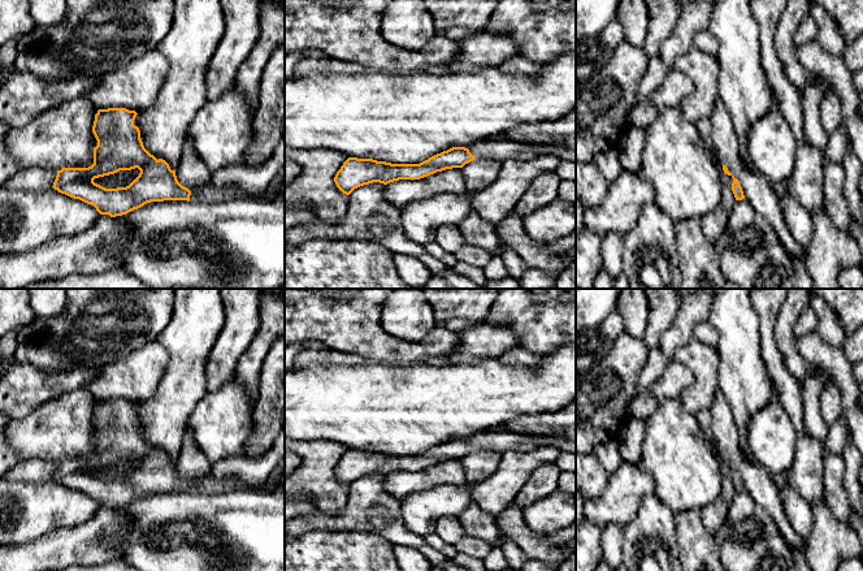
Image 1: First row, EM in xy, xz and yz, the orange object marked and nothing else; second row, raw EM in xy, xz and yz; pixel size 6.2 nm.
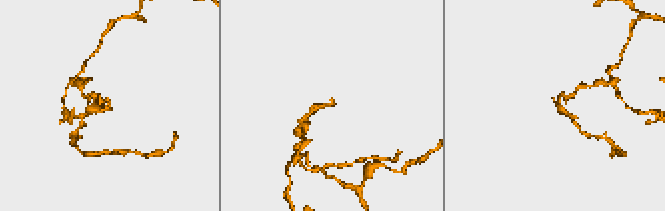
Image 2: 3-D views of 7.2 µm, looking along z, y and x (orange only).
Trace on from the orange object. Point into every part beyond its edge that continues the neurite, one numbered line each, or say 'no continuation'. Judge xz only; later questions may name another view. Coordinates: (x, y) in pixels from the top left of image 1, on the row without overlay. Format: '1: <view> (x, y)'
1: xz (495, 438)

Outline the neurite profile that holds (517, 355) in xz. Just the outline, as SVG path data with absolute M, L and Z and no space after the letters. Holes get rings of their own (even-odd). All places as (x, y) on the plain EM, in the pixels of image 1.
M515 347L502 354L498 359L502 364L524 364L529 368L539 364L543 355L534 354L522 347Z

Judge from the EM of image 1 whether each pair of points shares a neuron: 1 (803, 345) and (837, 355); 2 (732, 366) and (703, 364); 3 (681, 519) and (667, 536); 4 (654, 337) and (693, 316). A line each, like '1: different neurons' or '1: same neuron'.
1: same neuron
2: different neurons
3: different neurons
4: different neurons

